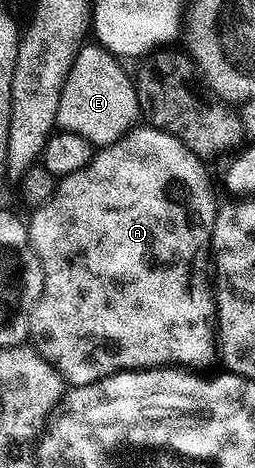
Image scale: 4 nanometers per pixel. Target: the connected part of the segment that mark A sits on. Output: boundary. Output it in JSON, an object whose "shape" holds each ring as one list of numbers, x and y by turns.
{"shape":[[135,126,125,136,119,137,114,144,108,144,106,148,94,151,92,160,83,170,75,170,75,174,70,176,62,176,57,181,57,189,53,197,46,204,38,204,32,209,33,217,28,217,27,227,29,230,29,241,35,250,35,254,39,258,39,262,43,266,43,294,32,305,31,312,33,317,29,320,29,332,33,335,31,340,32,347,37,349,38,354,48,362,57,373,61,375,61,379,70,385,90,384,96,380,102,380,104,376,113,376,116,372,127,372,138,368,160,368,162,366,180,366,190,370,205,370,212,360,215,360,215,292,211,287,211,280,205,277,205,271,211,268,211,245,213,243,213,227,217,221,217,213,219,211,219,203,213,198,213,184,209,181,209,172,205,169,206,161,202,157,195,155,191,150,187,150,187,146,183,146,183,142,179,142,179,138,175,138,171,134,167,134,162,128,152,126]]}

